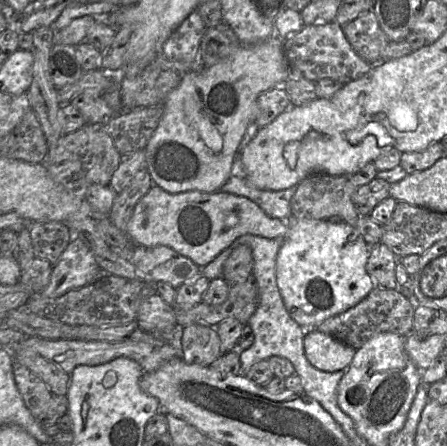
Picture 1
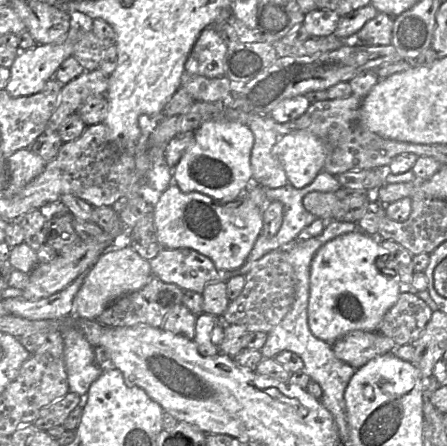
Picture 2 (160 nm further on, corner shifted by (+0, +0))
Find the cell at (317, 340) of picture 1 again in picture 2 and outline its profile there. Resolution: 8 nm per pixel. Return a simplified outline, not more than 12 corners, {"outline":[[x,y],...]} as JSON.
{"outline":[[358,330],[335,341],[338,359],[359,369],[392,352],[393,339]]}

